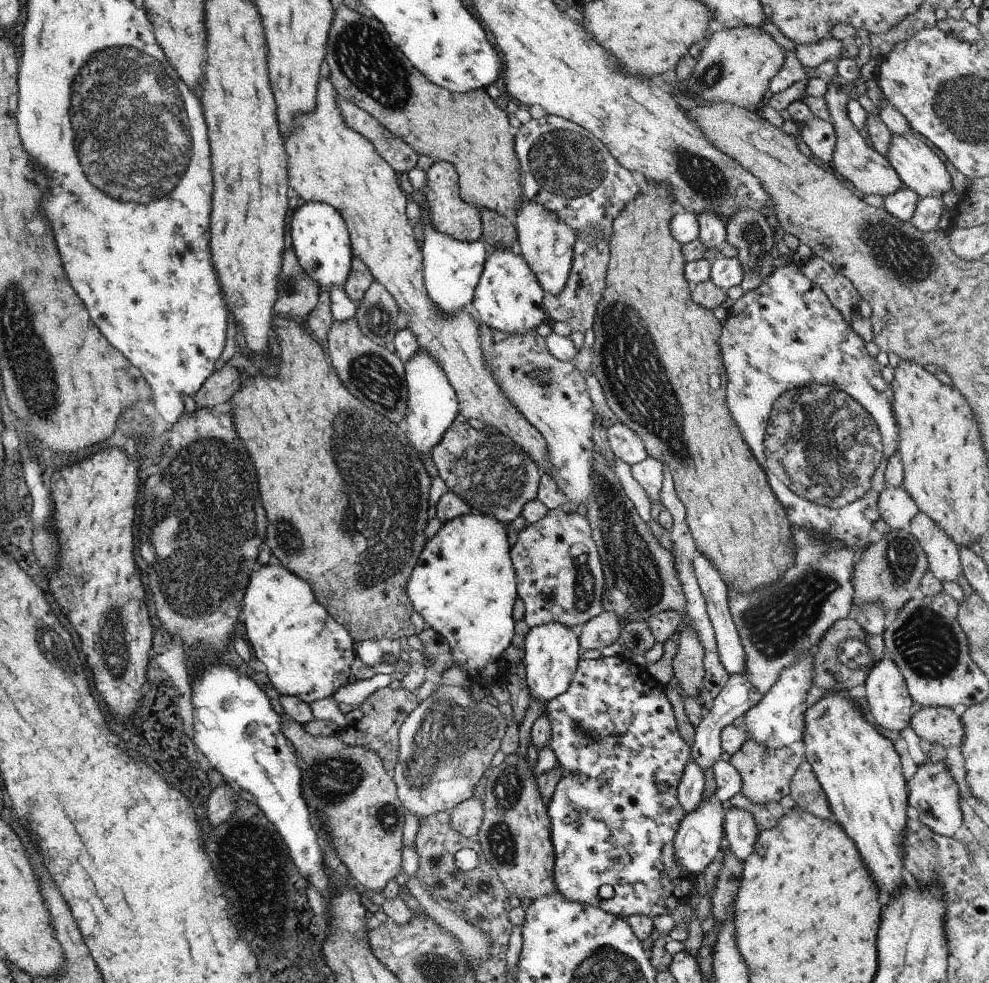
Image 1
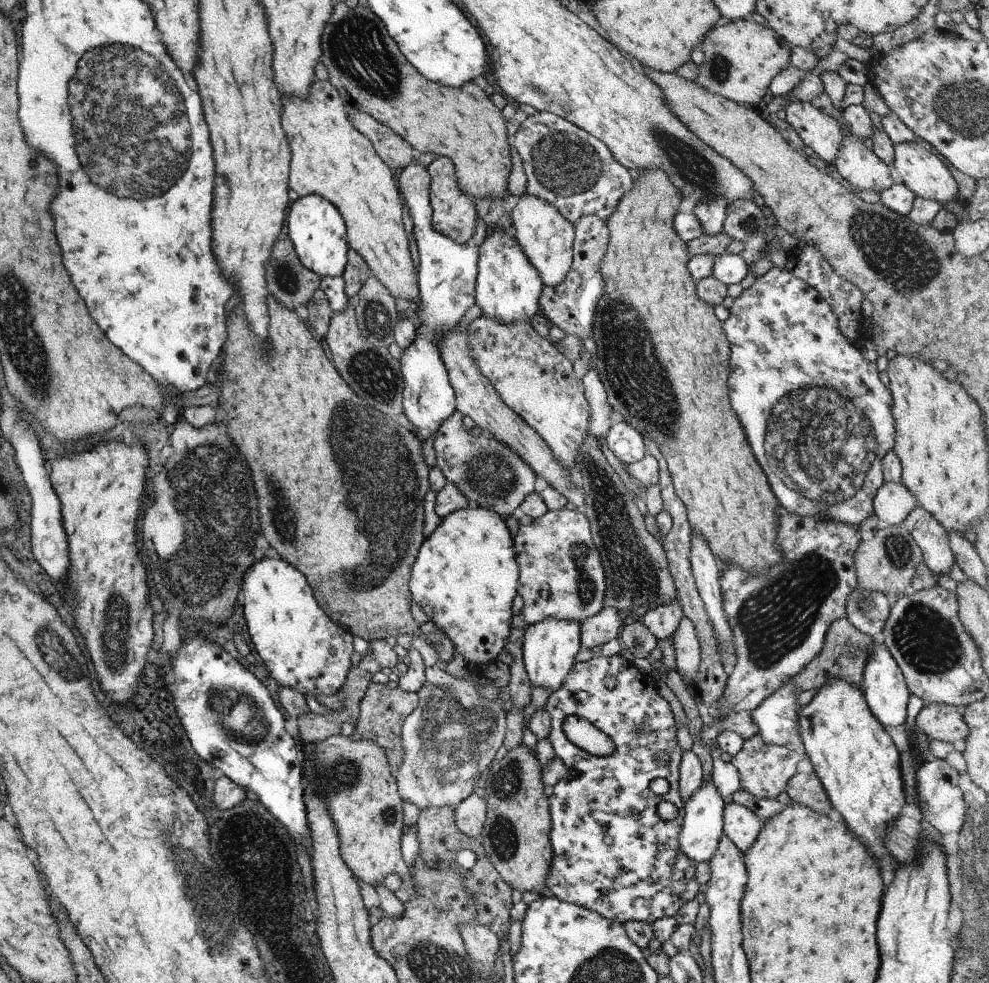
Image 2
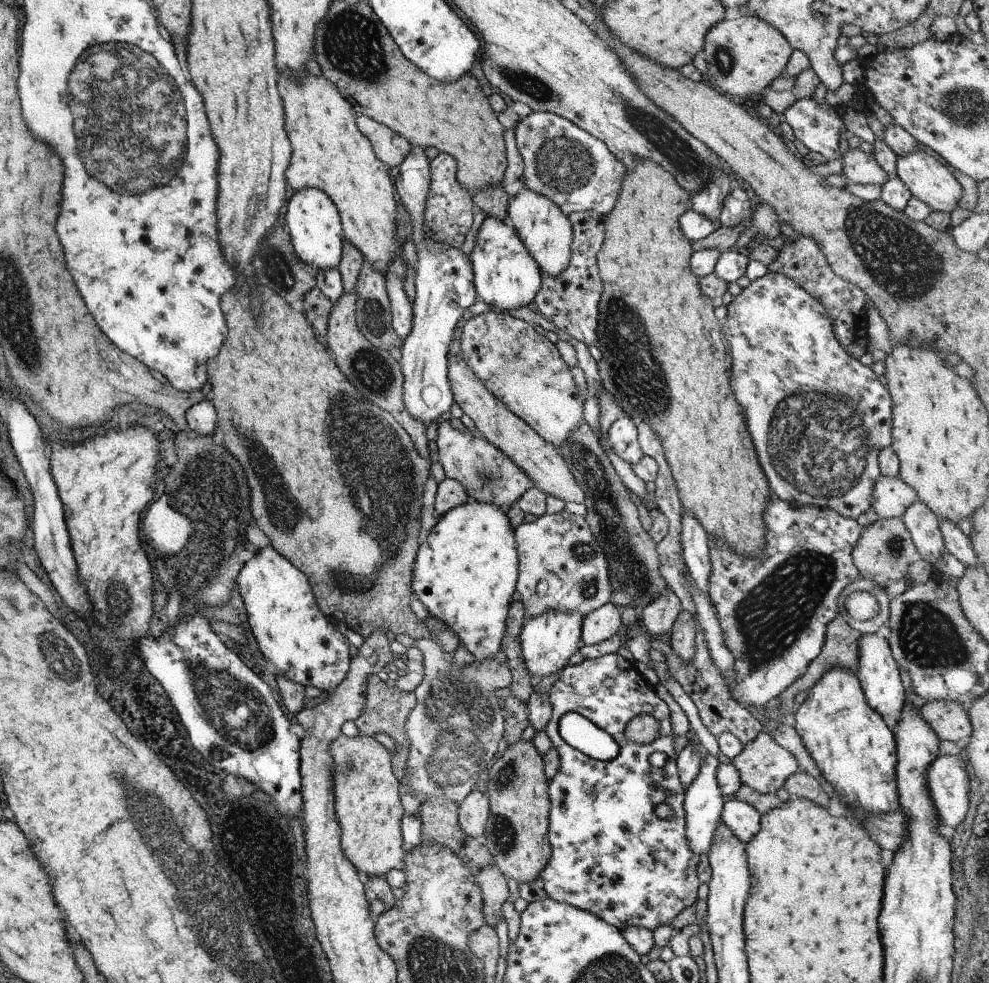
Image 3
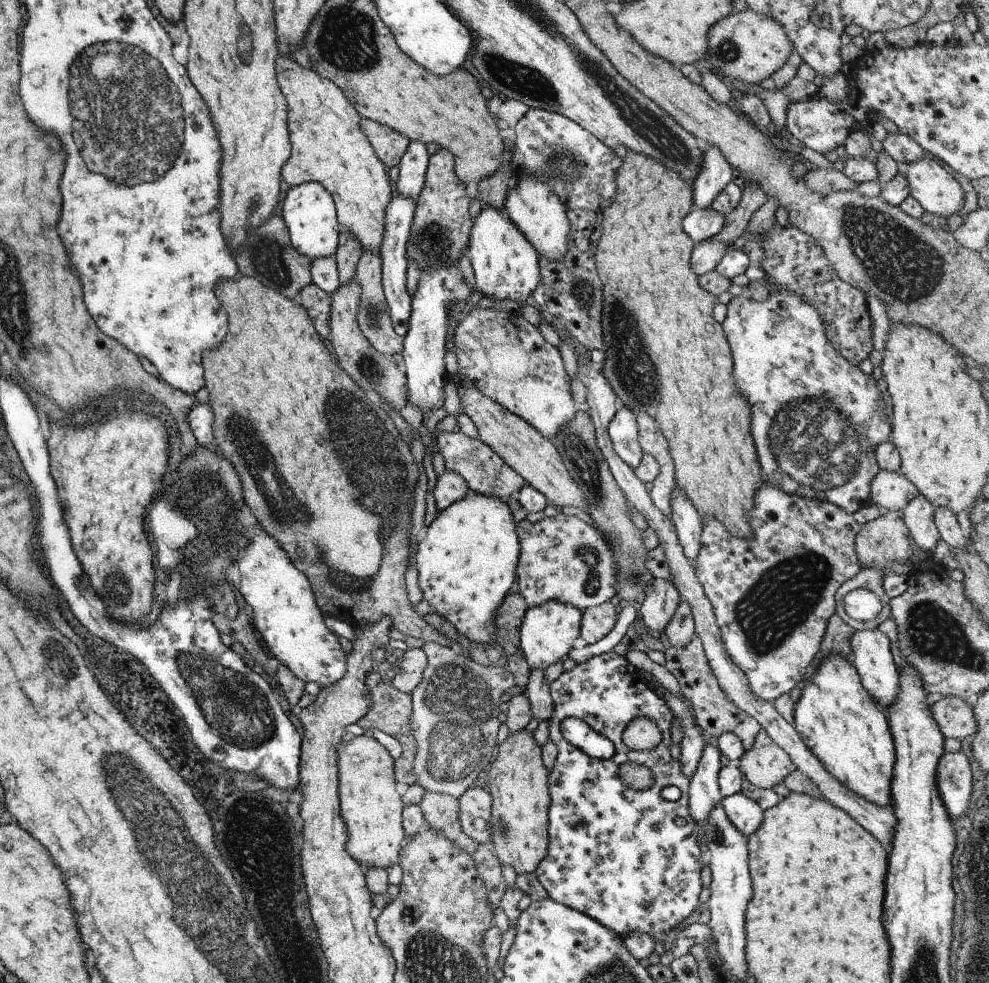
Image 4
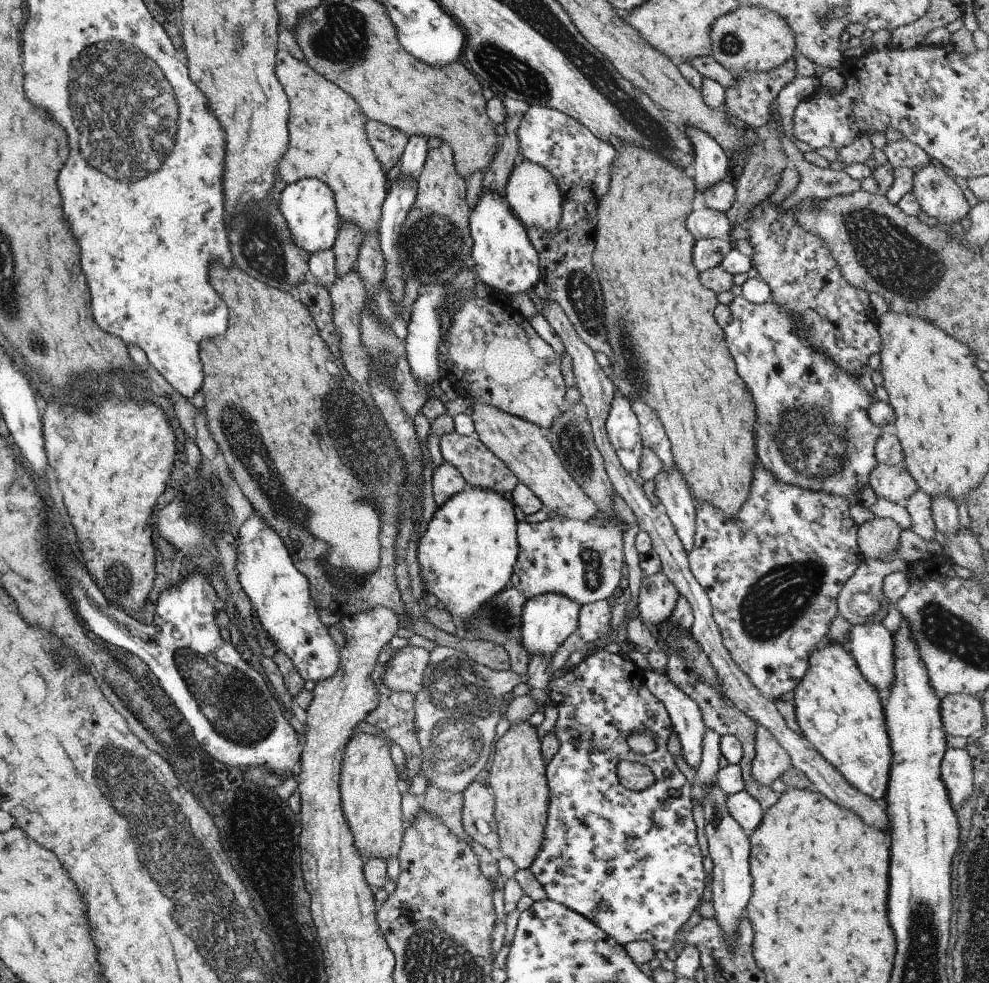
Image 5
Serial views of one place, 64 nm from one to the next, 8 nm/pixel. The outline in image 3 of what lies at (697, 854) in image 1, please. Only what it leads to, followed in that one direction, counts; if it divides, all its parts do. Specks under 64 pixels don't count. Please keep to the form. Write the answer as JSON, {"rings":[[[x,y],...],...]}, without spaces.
{"rings":[[[706,753],[700,763],[697,776],[689,783],[684,792],[684,803],[682,804],[685,813],[685,840],[688,842],[689,848],[698,855],[706,854],[709,850],[713,831],[716,829],[717,823],[720,822],[723,804],[722,794],[715,778],[719,764],[717,757]]]}

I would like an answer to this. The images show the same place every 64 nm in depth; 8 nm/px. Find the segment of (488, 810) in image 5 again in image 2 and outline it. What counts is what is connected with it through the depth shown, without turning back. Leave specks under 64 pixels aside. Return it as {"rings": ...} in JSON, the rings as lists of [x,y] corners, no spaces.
{"rings":[[[471,793],[454,810],[455,826],[468,837],[478,838],[486,819],[486,800]]]}

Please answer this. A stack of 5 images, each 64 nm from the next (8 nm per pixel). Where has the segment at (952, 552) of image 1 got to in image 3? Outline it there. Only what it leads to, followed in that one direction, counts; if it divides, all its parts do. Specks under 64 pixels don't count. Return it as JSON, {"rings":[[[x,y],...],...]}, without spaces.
{"rings":[[[916,500],[905,509],[900,519],[910,534],[917,554],[933,566],[939,553],[945,549],[939,532],[938,518],[925,504]]]}

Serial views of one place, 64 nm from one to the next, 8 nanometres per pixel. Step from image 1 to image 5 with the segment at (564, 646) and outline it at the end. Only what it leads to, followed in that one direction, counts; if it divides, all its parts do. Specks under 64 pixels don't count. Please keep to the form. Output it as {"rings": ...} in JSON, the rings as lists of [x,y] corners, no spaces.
{"rings":[[[545,593],[525,599],[521,607],[520,629],[522,645],[529,658],[533,655],[553,656],[559,644],[577,628],[579,607],[577,601],[564,594]]]}

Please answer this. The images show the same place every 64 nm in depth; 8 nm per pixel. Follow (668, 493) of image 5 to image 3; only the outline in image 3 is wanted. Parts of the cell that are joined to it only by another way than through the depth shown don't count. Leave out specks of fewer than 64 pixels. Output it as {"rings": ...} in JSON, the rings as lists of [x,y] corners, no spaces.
{"rings":[[[681,512],[679,540],[683,563],[696,582],[696,587],[708,598],[706,582],[710,573],[710,564],[706,542],[707,534],[701,523],[691,515]]]}

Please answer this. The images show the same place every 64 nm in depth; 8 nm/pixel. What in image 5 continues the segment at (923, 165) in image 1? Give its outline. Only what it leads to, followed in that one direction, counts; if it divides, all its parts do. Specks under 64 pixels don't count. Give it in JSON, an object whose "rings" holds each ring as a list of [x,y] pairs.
{"rings":[[[932,163],[920,169],[912,168],[912,171],[910,191],[919,203],[920,210],[943,224],[966,222],[970,207],[951,177]]]}

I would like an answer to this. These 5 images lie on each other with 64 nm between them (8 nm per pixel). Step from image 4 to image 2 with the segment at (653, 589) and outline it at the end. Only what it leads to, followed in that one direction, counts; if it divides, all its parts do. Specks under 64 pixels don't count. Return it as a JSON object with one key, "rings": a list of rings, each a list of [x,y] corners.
{"rings":[[[675,600],[646,610],[642,614],[641,622],[656,640],[659,640],[673,634],[681,617],[683,617],[682,608]]]}

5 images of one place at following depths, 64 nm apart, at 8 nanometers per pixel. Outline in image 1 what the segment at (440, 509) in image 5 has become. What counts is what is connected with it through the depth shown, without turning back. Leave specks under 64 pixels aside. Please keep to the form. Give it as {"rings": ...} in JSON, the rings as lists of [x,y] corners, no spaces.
{"rings":[[[471,509],[467,514],[444,522],[433,537],[424,542],[417,562],[406,582],[406,595],[427,626],[447,642],[453,664],[460,663],[467,678],[480,679],[483,686],[505,683],[508,666],[501,653],[510,644],[514,633],[511,617],[516,598],[516,574],[509,556],[505,524],[495,517]]]}

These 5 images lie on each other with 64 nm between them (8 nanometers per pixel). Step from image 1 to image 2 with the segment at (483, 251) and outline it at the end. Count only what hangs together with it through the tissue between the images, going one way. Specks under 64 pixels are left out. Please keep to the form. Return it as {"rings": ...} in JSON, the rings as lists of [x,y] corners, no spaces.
{"rings":[[[416,156],[405,168],[402,168],[397,178],[397,186],[402,197],[403,206],[407,208],[412,220],[412,235],[417,249],[417,271],[416,283],[418,288],[418,305],[413,314],[414,337],[403,349],[399,364],[401,376],[403,377],[402,412],[417,430],[417,439],[421,442],[430,434],[435,434],[438,426],[456,410],[454,403],[454,392],[448,381],[444,362],[440,357],[438,344],[444,340],[444,333],[450,331],[459,322],[459,318],[465,314],[465,310],[475,304],[473,298],[473,286],[477,272],[477,247],[459,244],[441,233],[435,232],[430,223],[431,207],[428,201],[430,176],[428,170],[417,163]]]}

